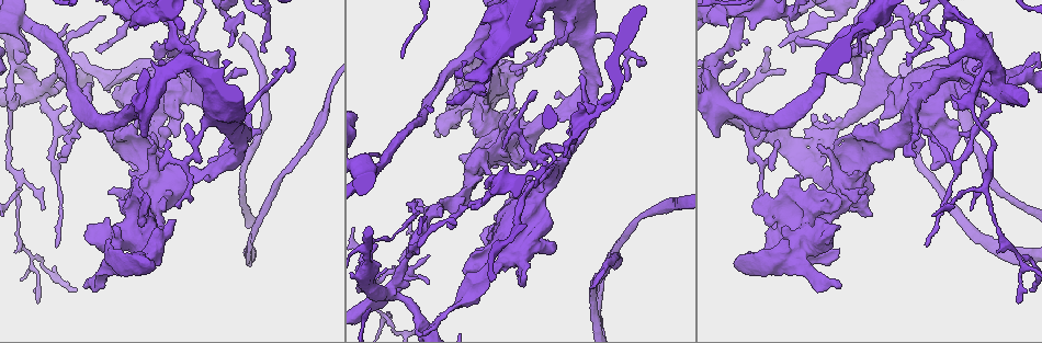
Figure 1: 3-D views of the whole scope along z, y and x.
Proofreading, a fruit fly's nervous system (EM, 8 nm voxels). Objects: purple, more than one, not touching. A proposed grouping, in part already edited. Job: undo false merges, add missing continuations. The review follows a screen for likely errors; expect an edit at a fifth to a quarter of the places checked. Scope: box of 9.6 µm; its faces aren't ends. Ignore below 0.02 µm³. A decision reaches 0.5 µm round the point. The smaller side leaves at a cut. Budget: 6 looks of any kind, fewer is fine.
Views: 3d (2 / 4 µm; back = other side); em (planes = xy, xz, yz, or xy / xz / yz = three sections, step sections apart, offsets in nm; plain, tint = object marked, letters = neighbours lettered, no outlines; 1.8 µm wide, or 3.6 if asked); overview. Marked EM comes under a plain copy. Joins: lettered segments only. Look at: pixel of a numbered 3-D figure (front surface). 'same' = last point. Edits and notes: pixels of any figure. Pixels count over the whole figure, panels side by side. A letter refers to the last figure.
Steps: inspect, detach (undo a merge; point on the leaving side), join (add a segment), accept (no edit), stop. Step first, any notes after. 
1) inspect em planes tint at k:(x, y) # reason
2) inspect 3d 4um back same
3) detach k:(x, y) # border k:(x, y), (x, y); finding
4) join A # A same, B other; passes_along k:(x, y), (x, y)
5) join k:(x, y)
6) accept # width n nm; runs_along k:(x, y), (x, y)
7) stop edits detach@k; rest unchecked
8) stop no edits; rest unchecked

inspect 3d 2um at 1:(437, 135)

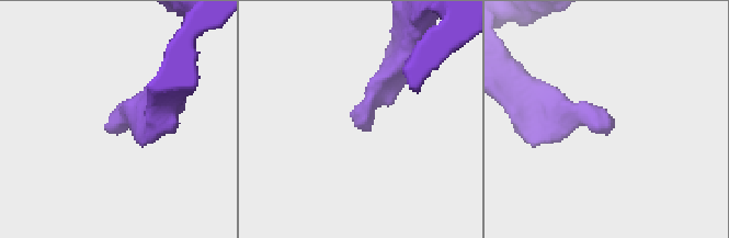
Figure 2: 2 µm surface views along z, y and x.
inspect em yz step 4 letters at 2:(612, 126)

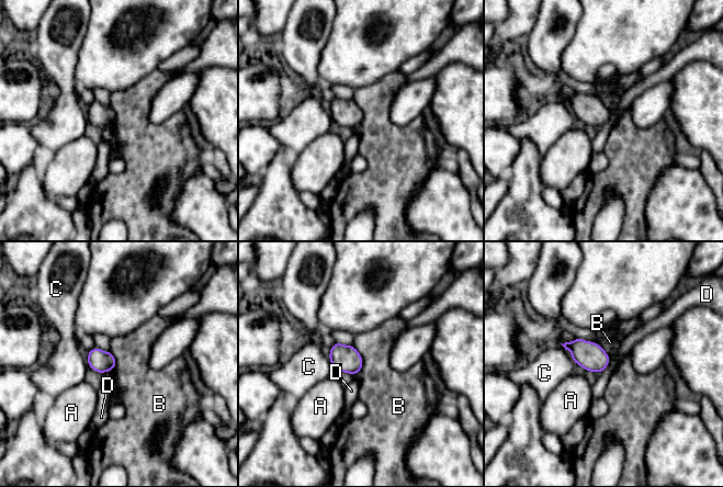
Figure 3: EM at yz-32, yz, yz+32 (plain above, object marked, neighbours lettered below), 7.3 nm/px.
accept # A other, B other, C other, D other; border 3:(353, 344), (362, 359), (360, 372); no lettered segment goes on from it

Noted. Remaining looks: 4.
inspect em planes letters at 1:(543, 155) # arms part here

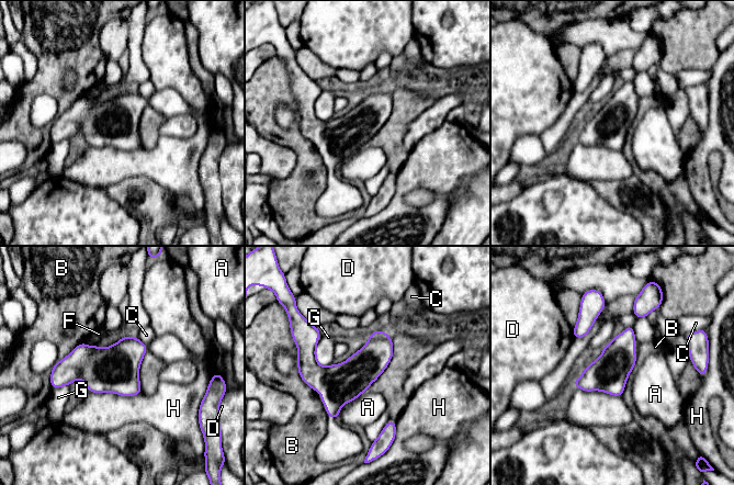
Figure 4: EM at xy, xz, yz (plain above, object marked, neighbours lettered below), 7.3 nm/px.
accept # width 280 nm; A other, B other, C other, D other, F other, G other, H other; border 4:(636, 359), (620, 396); one neuron here

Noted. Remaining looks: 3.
inspect em planes letters at 1:(243, 32) # tapers out

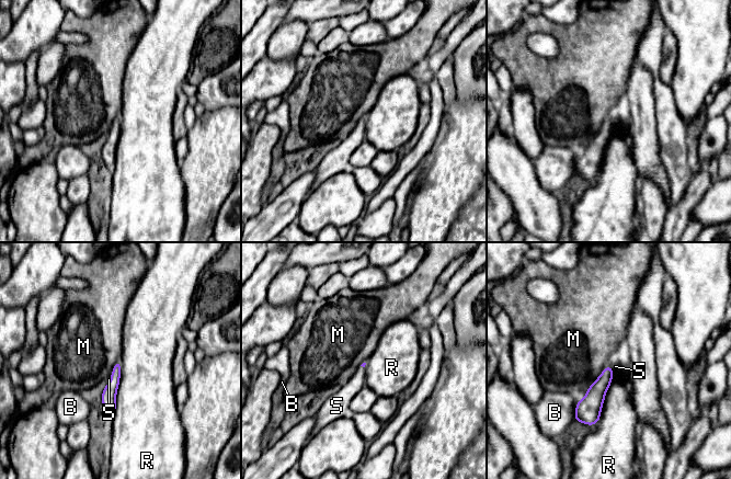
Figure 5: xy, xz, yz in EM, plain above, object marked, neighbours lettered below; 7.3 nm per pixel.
join S # B other, M other, R other, S same; it goes on there

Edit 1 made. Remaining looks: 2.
stop edits join@5; rest unchecked

